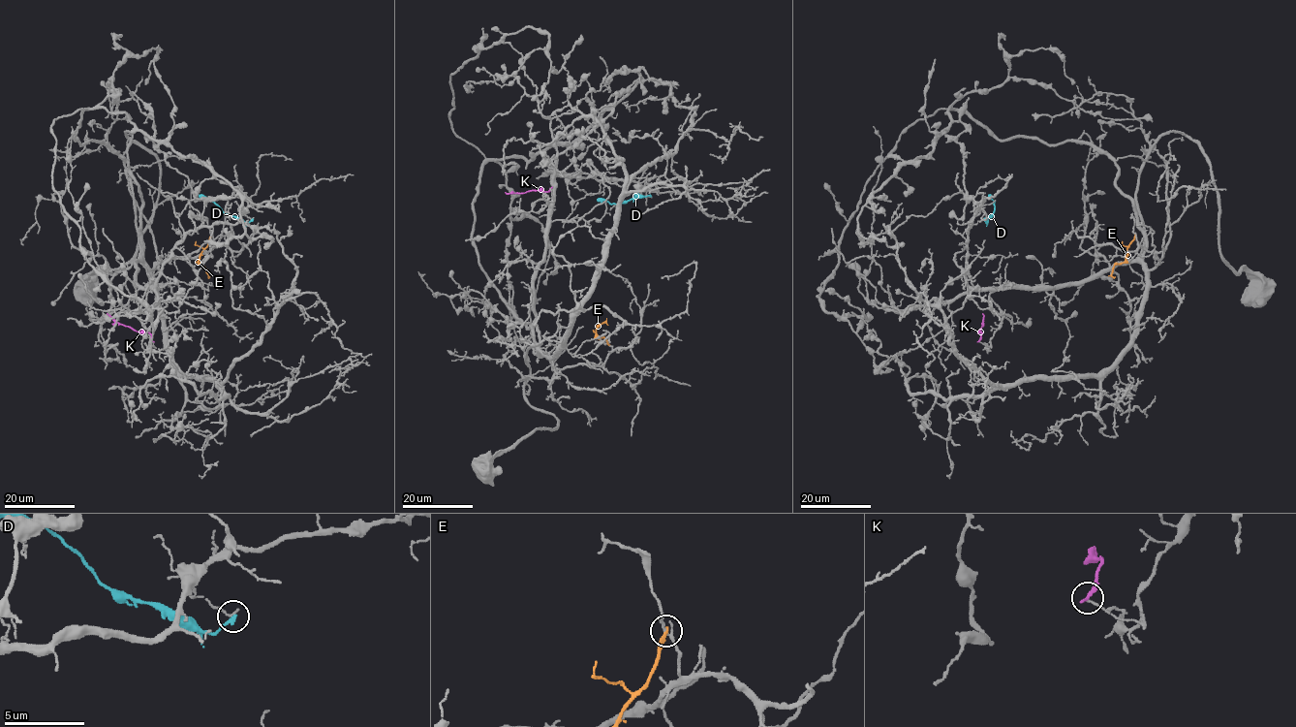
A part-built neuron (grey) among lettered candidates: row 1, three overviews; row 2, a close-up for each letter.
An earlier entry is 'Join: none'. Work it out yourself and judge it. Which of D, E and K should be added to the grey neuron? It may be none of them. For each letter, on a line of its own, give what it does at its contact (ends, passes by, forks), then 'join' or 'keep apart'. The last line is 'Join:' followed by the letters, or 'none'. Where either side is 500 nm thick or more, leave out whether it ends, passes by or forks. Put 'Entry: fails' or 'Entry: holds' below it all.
D: it ends there; keep apart
E: it ends there; keep apart
K: it ends there; keep apart
Join: none
Entry: holds

